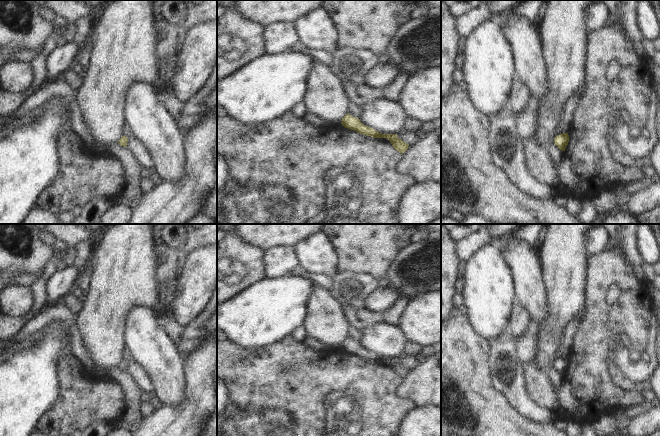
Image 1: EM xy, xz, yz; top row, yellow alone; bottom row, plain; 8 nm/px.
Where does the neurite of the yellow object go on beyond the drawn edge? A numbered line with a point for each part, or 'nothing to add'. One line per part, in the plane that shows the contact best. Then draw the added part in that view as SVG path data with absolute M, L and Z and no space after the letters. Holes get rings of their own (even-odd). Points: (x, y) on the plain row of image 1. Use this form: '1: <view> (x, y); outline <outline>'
nothing to add

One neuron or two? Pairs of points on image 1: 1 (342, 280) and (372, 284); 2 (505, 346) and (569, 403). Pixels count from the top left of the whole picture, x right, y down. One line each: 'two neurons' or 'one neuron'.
1: one neuron
2: two neurons

